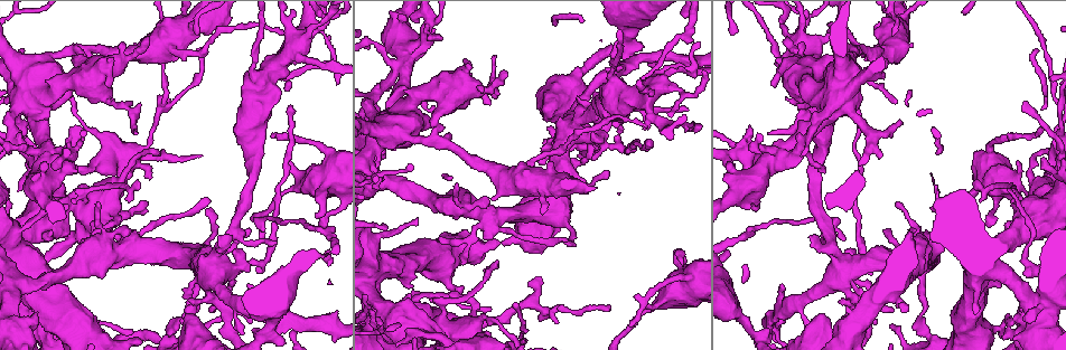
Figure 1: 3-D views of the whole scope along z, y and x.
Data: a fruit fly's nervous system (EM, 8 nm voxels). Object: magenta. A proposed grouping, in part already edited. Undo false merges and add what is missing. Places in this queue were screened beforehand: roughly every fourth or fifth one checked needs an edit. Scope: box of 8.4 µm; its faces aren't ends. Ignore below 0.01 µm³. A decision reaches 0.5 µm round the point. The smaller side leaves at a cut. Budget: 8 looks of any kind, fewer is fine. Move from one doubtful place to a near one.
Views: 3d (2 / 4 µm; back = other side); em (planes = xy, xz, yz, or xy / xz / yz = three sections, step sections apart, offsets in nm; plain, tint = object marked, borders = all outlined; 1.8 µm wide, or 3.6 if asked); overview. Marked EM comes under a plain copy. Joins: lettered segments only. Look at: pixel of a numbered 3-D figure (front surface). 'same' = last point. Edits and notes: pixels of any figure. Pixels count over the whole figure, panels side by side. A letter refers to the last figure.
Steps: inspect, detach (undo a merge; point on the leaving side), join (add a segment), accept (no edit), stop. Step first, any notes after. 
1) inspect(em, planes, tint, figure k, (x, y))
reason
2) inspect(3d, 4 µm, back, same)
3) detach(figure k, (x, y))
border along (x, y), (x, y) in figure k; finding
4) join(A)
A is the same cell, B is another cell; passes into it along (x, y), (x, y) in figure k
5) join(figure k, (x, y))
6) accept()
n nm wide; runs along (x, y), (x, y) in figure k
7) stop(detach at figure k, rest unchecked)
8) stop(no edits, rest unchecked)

inspect(em, 3.6 µm, yz, step 8, borders, figure 1, (258, 80))
branch point

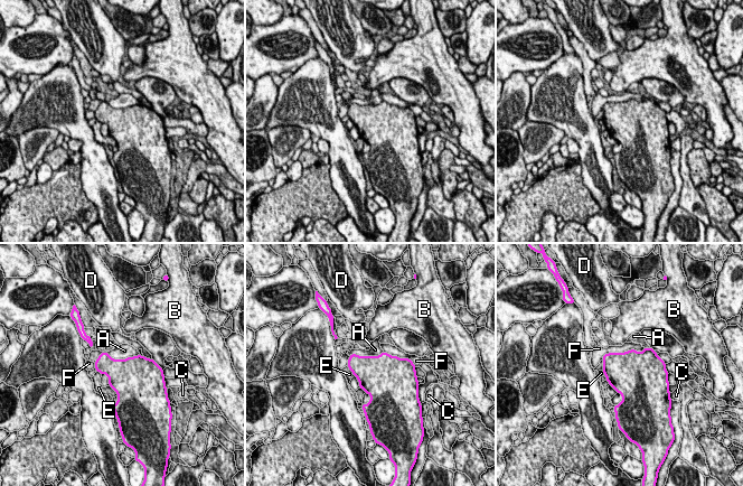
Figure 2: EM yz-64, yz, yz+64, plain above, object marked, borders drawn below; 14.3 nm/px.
accept()
A, B, C, D, E and F are other cells; border along (139, 354), (103, 352), (94, 362) in figure 2; continuous, no second neuron

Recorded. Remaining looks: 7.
inspect(3d, 4 µm, figure 1, (223, 267))
small branch off a trunk

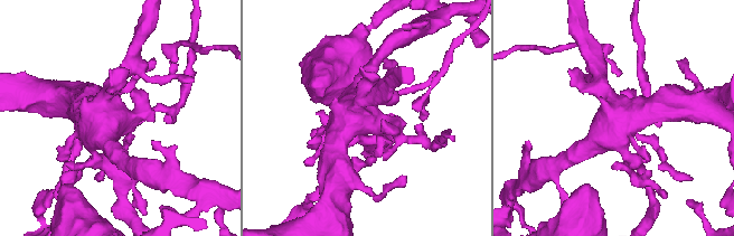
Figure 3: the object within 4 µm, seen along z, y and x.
inspect(em, planes, borders, figure 3, (369, 123))

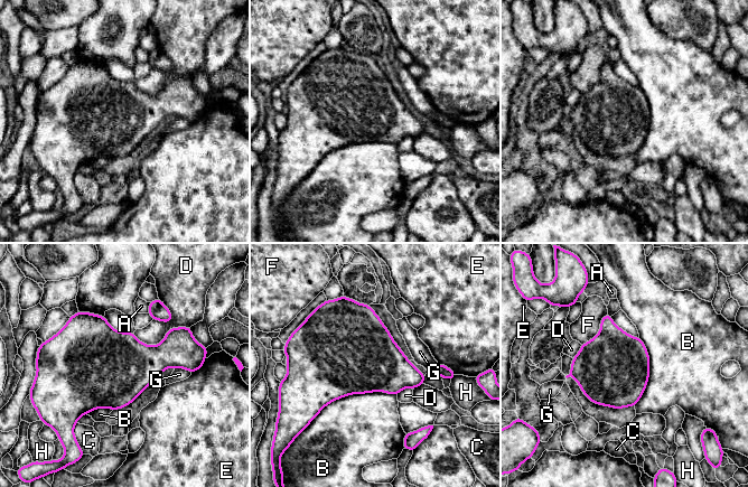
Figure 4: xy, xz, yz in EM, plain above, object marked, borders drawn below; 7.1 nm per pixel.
accept()
A, B, C, D, E, F, G and H are other cells; border along (396, 394), (344, 395), (315, 418) in figure 4; one neuron here

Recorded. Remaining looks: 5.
inspect(3d, 2 µm, figure 1, (37, 312))

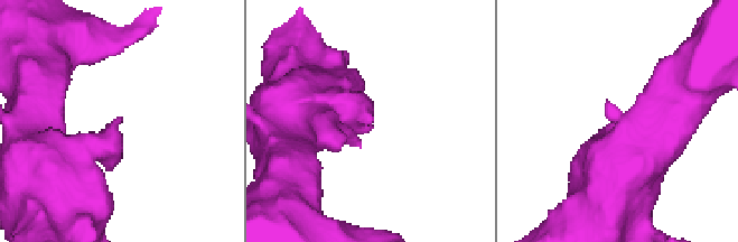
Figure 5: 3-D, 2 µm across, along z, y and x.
inspect(em, planes, borders, figure 5, (121, 118))
now the EM

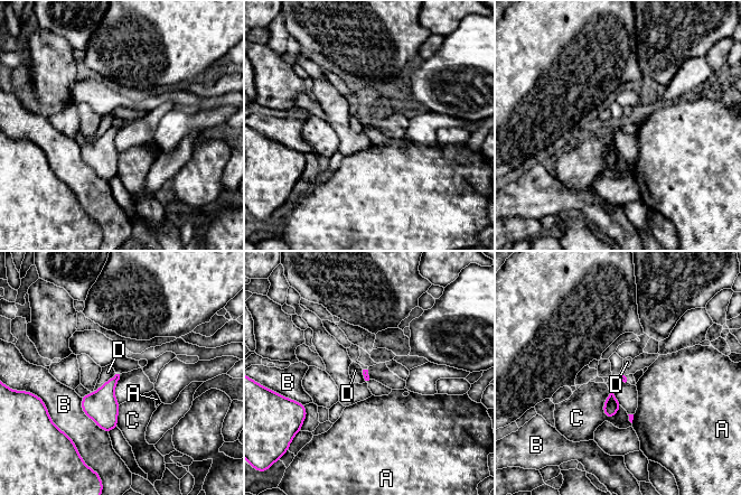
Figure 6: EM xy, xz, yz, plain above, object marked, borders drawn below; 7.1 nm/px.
accept()
A, B, C and D are other cells; border along (115, 373), (82, 398) in figure 6; no lettered segment goes on from it

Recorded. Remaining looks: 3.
stop(no edits, rest unchecked)

